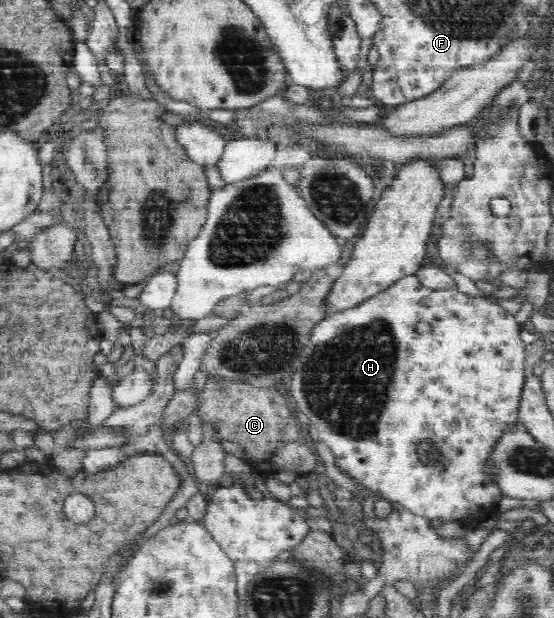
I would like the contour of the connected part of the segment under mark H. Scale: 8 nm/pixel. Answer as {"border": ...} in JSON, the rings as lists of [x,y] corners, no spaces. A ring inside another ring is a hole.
{"border":[[[410,273],[376,293],[376,296],[366,297],[360,304],[330,313],[321,320],[313,328],[311,338],[304,344],[296,370],[287,380],[286,386],[290,388],[288,393],[294,402],[293,406],[300,408],[300,412],[309,418],[315,437],[332,451],[335,466],[350,475],[356,483],[378,492],[388,501],[397,502],[399,507],[430,520],[458,520],[462,524],[474,526],[478,523],[478,520],[474,520],[474,514],[478,514],[478,510],[490,512],[490,508],[503,496],[493,480],[495,468],[489,462],[489,456],[504,430],[511,429],[519,420],[520,399],[527,382],[524,373],[526,344],[520,339],[520,332],[521,328],[514,315],[500,305],[485,297],[466,295],[457,289],[426,288],[420,284],[419,277]]]}

